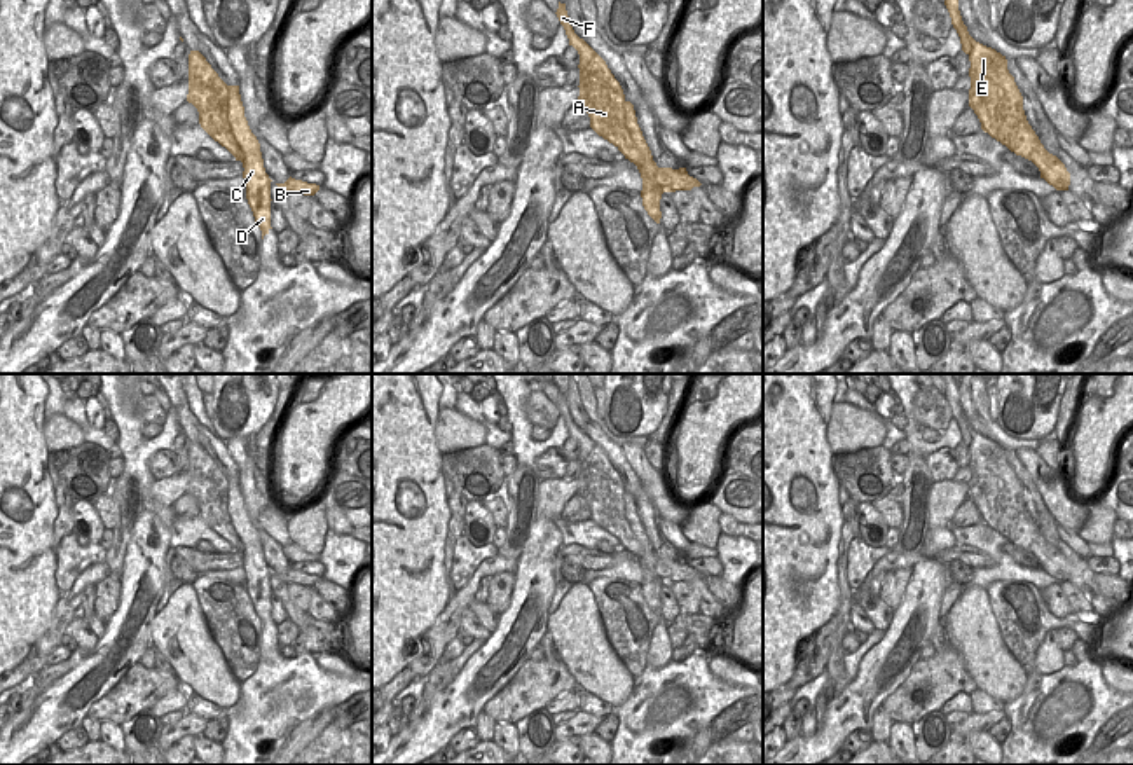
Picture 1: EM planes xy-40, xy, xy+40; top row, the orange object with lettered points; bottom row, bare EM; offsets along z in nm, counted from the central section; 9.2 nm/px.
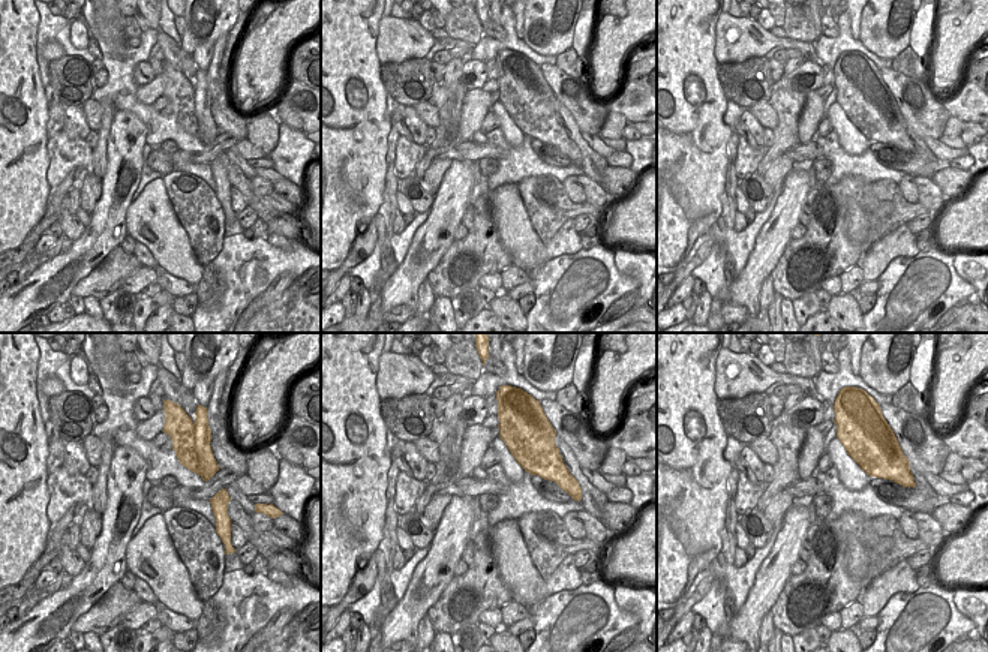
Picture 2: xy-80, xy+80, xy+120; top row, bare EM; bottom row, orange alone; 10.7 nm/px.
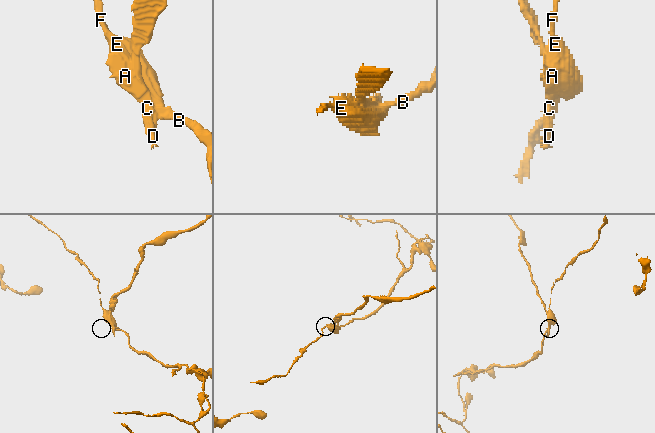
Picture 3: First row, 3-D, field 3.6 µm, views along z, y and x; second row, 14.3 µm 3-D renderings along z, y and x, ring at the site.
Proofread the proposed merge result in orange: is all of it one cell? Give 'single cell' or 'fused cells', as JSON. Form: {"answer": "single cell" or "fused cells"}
{"answer": "fused cells"}

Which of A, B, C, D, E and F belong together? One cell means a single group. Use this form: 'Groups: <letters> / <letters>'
Groups: A B E F / C D.

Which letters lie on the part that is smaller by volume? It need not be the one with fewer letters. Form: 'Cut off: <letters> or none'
Cut off: C, D

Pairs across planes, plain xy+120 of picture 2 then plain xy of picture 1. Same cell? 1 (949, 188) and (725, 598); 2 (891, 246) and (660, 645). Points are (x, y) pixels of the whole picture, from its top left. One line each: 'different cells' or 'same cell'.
1: same cell
2: same cell

